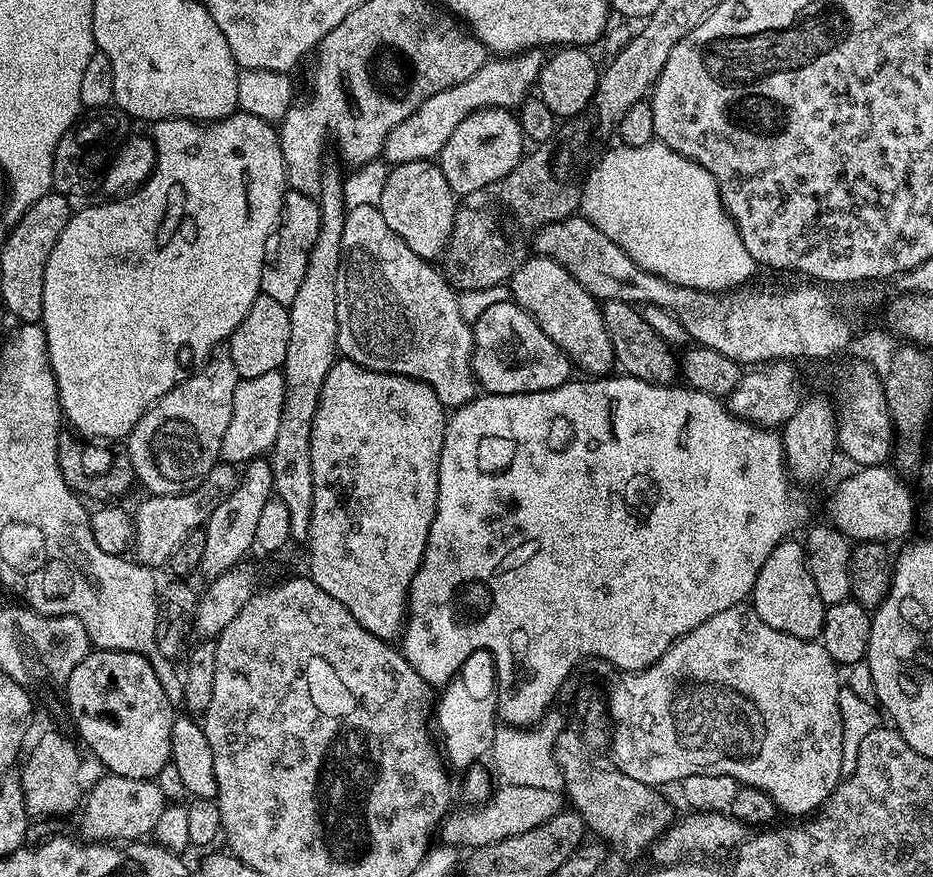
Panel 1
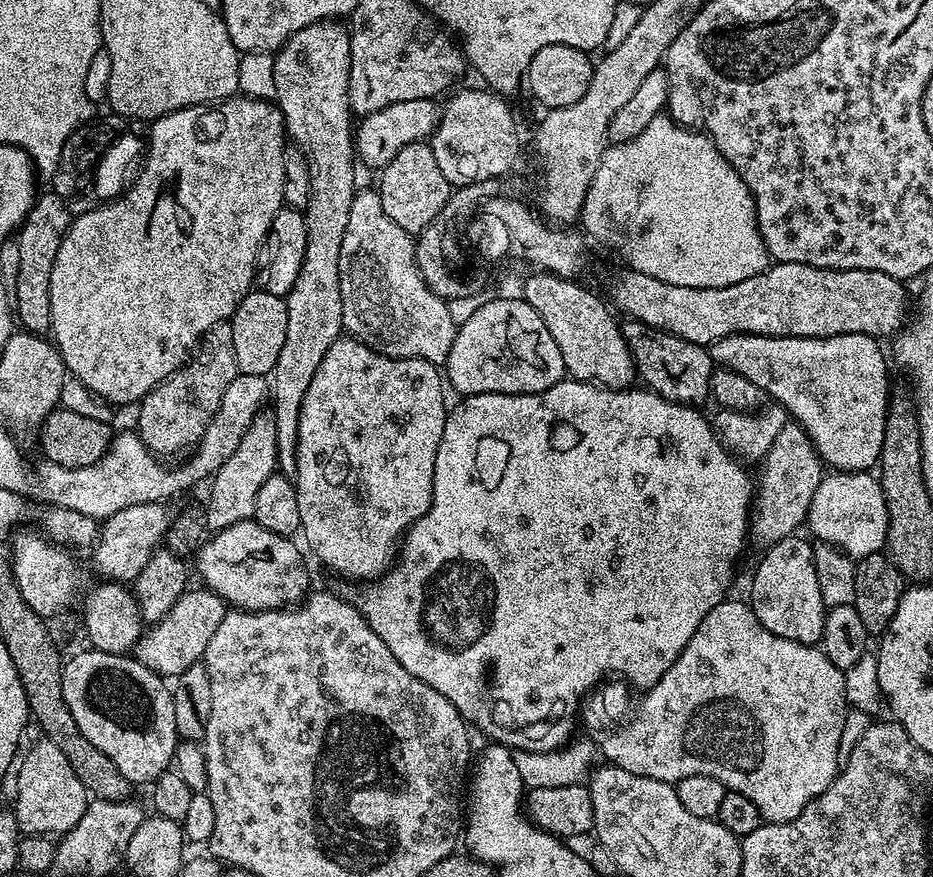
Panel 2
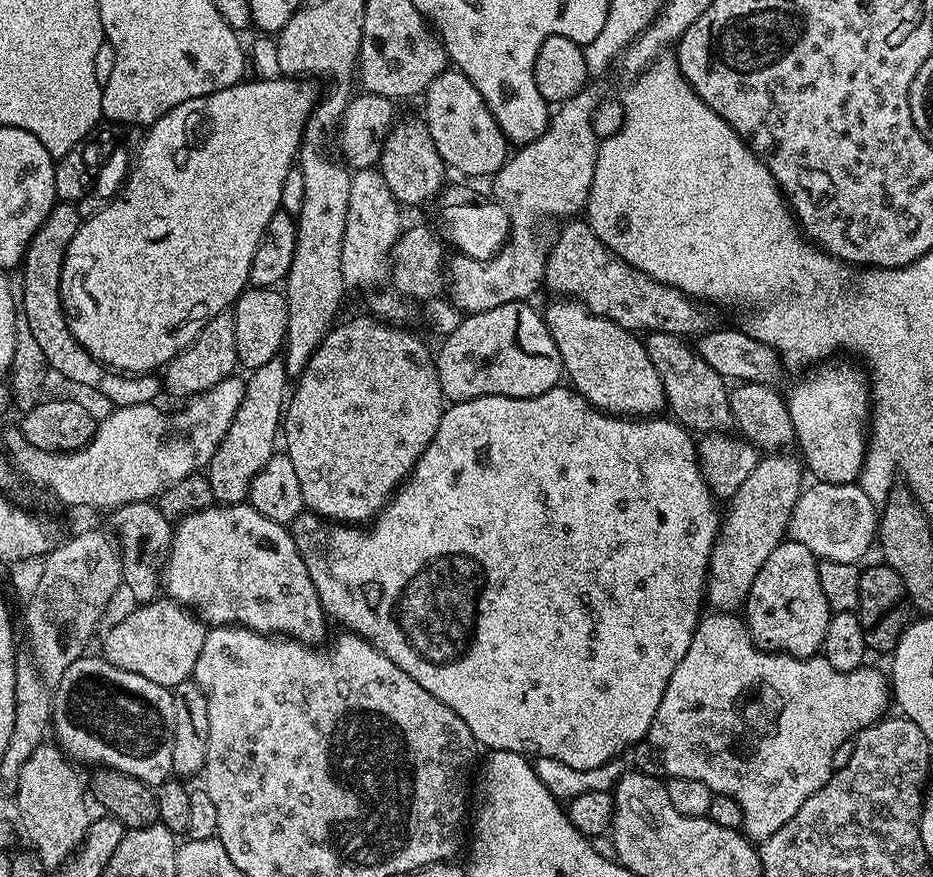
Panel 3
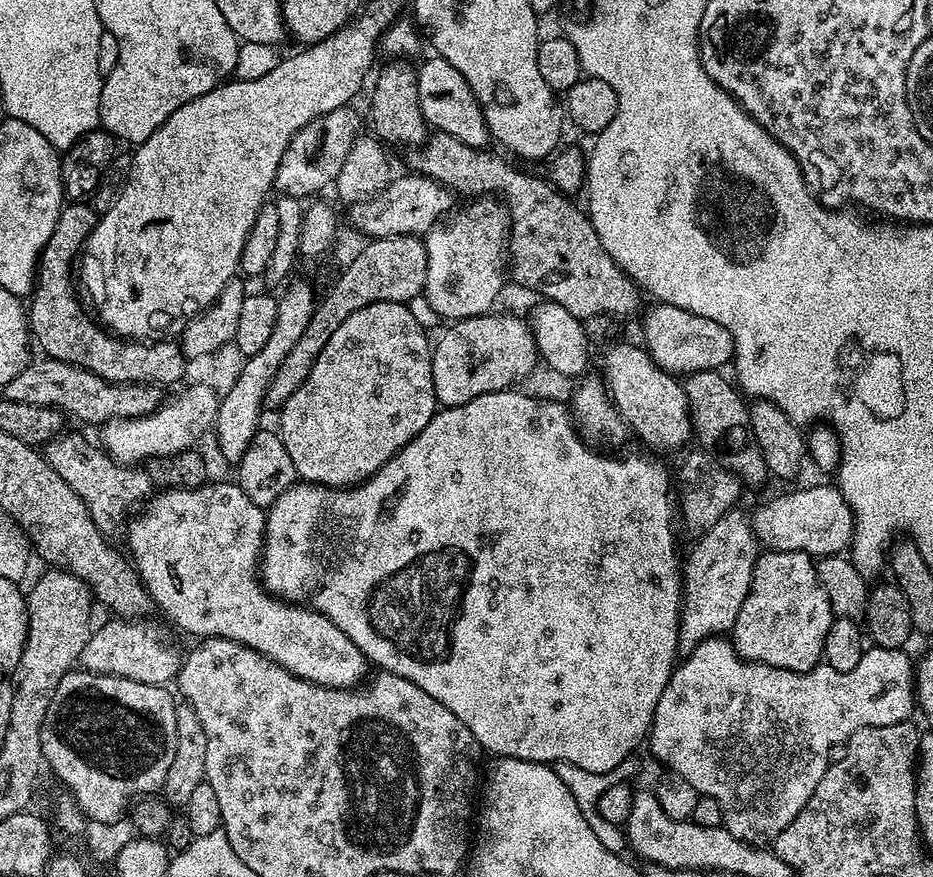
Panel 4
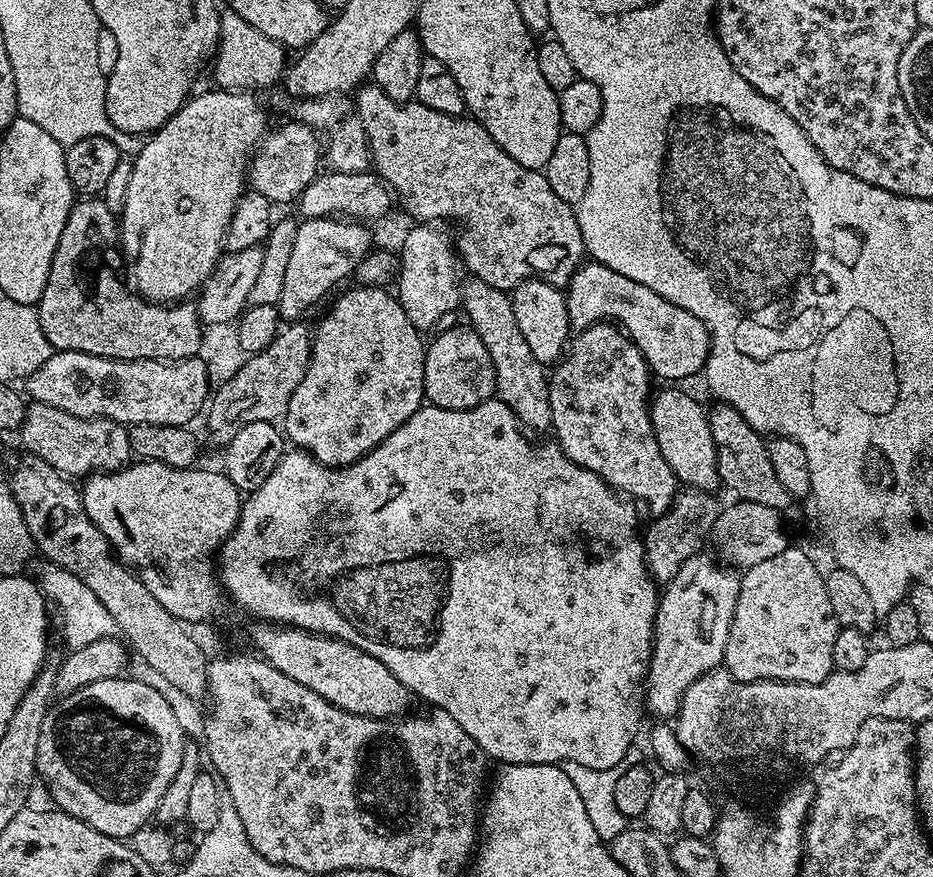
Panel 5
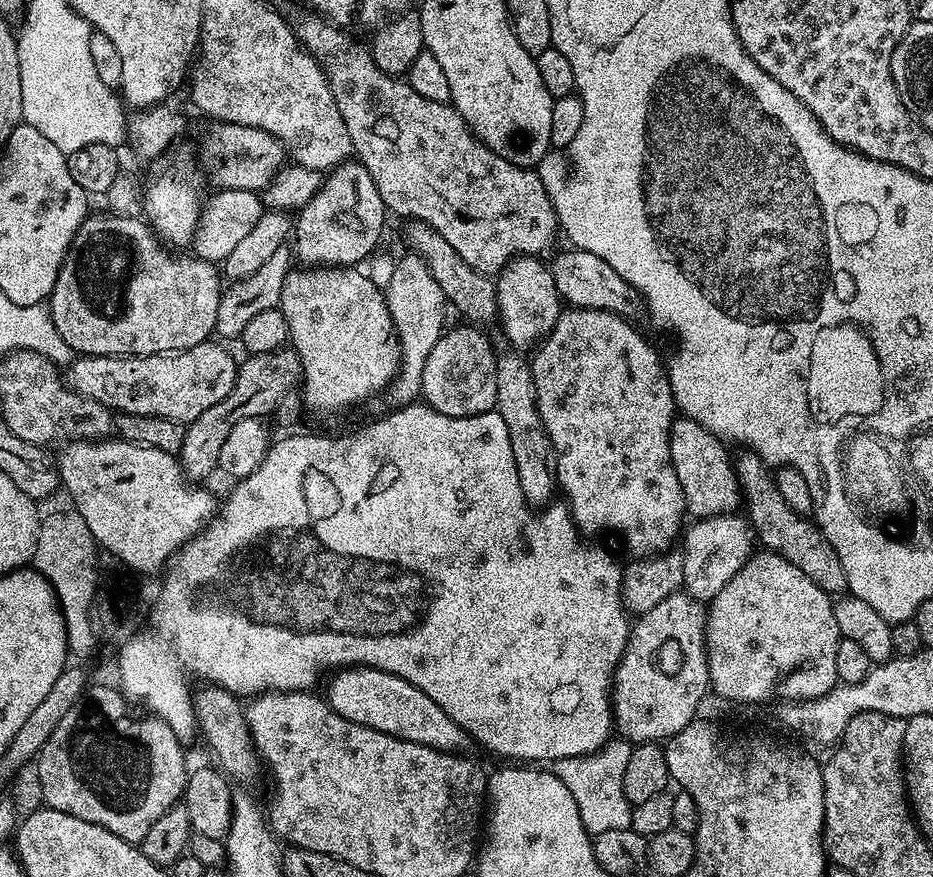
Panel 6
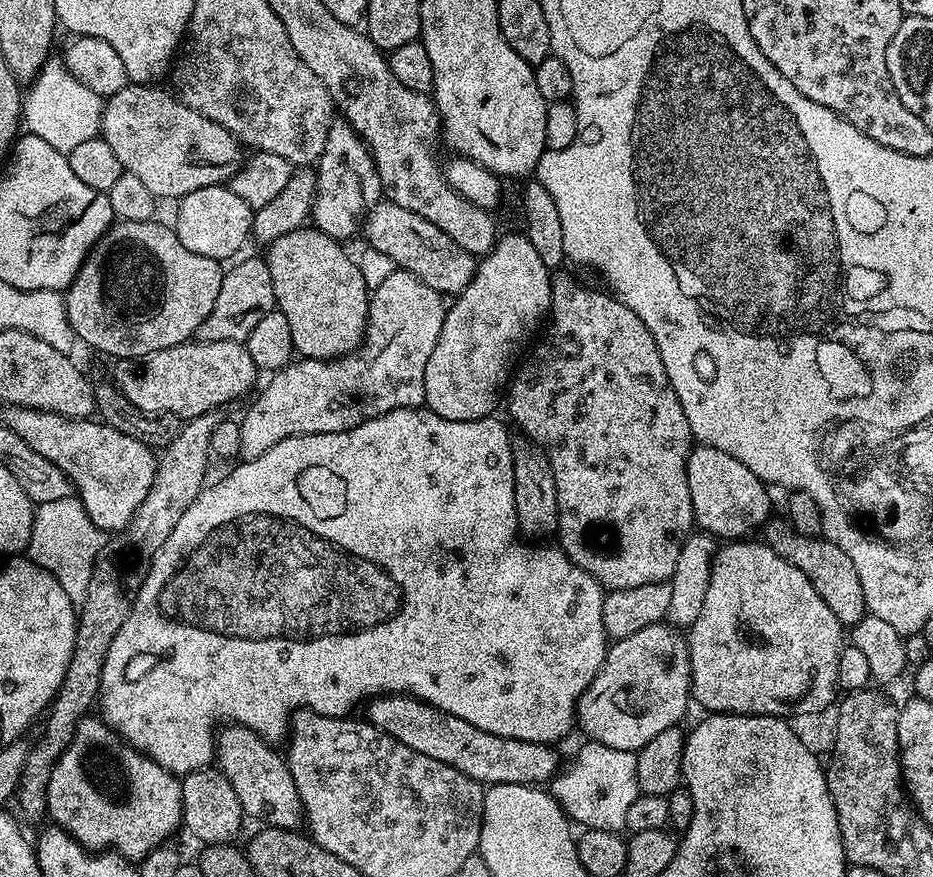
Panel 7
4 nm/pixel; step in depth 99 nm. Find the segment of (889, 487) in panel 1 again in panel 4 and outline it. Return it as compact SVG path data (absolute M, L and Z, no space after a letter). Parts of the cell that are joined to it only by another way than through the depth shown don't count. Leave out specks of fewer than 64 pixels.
M820 484L817 488L800 488L785 496L768 500L750 516L757 541L765 549L778 552L805 552L813 558L843 553L852 543L853 514L840 489Z

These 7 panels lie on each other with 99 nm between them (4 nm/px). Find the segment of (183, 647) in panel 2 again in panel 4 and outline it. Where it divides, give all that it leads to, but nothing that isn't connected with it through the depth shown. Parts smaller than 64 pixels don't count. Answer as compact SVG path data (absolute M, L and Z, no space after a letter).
M108 618L93 631L92 637L82 646L79 667L86 672L103 676L121 676L134 682L167 685L167 680L175 681L182 663L181 653L176 653L170 645L164 644L160 632L152 624L144 624L143 619L125 620Z

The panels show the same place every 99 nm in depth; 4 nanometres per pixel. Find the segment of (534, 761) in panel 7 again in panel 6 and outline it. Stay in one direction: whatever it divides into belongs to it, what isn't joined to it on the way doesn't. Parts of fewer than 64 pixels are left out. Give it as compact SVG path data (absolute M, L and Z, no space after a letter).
M363 666L341 668L333 676L336 677L328 684L326 699L329 706L342 718L346 718L350 722L358 722L358 726L366 726L370 730L378 730L382 734L402 738L406 742L418 742L422 746L430 746L434 750L457 754L469 751L467 749L468 744L470 745L468 732L462 730L462 726L458 726L458 722L454 722L454 718L450 718L446 714L446 710L442 710L442 706L438 706L438 702L434 702L434 698L430 698L430 694L422 694L422 690L418 690L418 686L406 682L406 678L398 678L398 674L390 674L377 668Z

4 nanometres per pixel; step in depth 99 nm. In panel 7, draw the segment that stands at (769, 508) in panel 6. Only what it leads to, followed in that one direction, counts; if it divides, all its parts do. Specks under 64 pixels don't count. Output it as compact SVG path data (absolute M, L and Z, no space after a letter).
M769 519L762 529L763 539L772 547L774 554L798 566L798 570L810 578L814 590L818 590L818 598L830 606L830 611L834 613L834 618L838 618L840 625L851 626L859 622L868 612L868 607L862 594L862 582L858 582L858 574L854 570L854 562L850 562L850 558L846 558L846 554L842 554L842 550L838 550L838 546L829 540L820 536L803 536L792 531L787 519L776 519Z

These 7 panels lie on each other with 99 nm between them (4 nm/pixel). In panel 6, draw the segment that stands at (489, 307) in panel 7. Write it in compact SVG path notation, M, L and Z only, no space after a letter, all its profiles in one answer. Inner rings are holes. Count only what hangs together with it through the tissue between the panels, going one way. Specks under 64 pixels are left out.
M449 327L438 342L434 342L434 350L430 350L430 358L426 358L426 370L422 370L423 399L447 416L477 416L496 407L496 392L476 392L476 368L480 368L480 376L496 372L497 353L492 352L491 342L480 333L483 331L479 327L464 327L468 328ZM460 360L464 360L464 364L460 364ZM460 368L464 368L464 384L460 384ZM460 392L464 392L464 396L460 396Z

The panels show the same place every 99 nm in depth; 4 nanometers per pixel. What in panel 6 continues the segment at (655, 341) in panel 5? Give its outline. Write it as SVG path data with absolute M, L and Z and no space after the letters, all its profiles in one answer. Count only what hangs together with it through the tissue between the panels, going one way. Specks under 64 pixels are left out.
M565 248L549 263L557 292L561 299L571 307L582 309L602 309L616 313L624 319L635 319L643 311L643 300L640 292L632 286L608 262L591 254L590 251Z

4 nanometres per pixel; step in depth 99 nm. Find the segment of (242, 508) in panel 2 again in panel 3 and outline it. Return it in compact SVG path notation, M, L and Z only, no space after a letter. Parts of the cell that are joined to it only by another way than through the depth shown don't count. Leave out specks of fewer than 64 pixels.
M283 359L266 362L264 366L251 369L247 375L238 412L206 465L212 498L217 504L245 503L250 482L278 448L278 433L282 428L286 397L290 392L290 377L284 369Z

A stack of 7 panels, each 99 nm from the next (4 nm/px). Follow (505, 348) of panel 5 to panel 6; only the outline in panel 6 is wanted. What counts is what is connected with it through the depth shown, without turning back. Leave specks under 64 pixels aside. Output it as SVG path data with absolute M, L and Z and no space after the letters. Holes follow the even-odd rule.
M409 220L403 226L405 227L405 242L412 247L409 249L415 255L424 259L430 274L434 274L434 282L438 282L445 301L451 307L453 304L468 319L465 321L471 322L473 325L485 326L484 324L490 323L491 320L493 323L497 319L495 283L478 270L466 266L466 262L462 262L462 257L458 254L458 250L454 250L454 246L450 246L450 242L446 242L446 238L442 238L442 234L438 234L438 230L426 226L421 220ZM501 351L496 357L495 411L500 413L502 422L506 422L506 434L510 434L510 450L514 450L514 466L518 466L518 486L522 486L526 502L530 506L544 506L558 492L556 451L536 409L536 391L529 361L523 360L519 351L509 351Z

